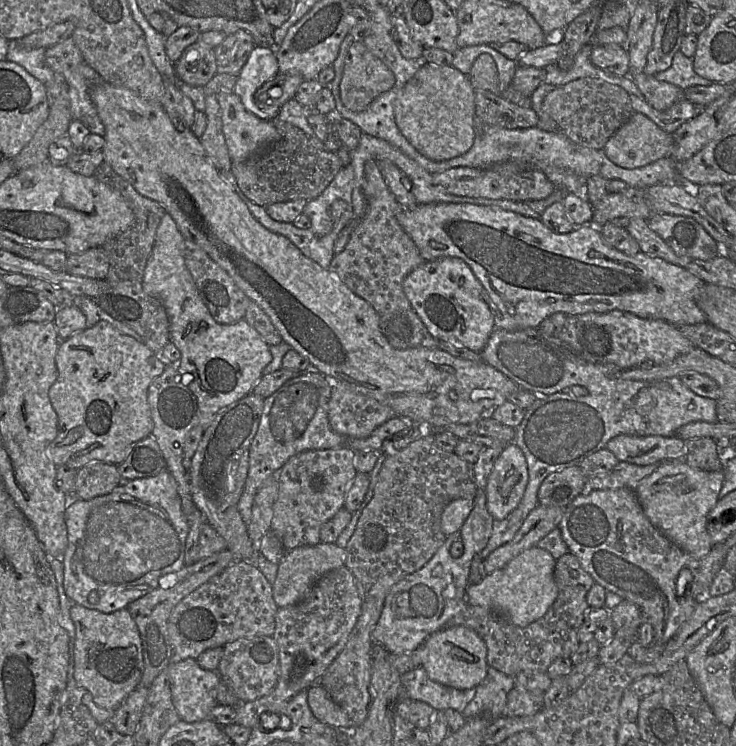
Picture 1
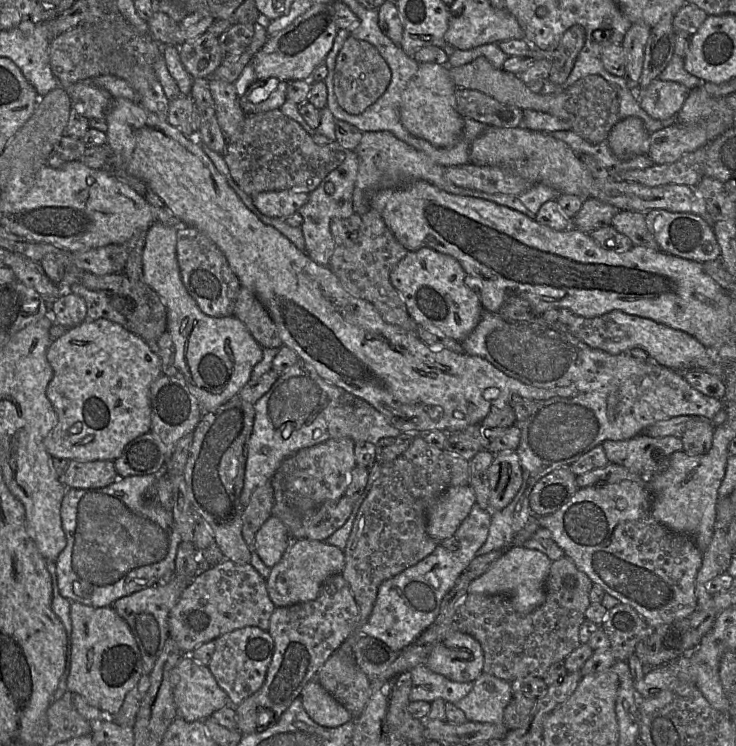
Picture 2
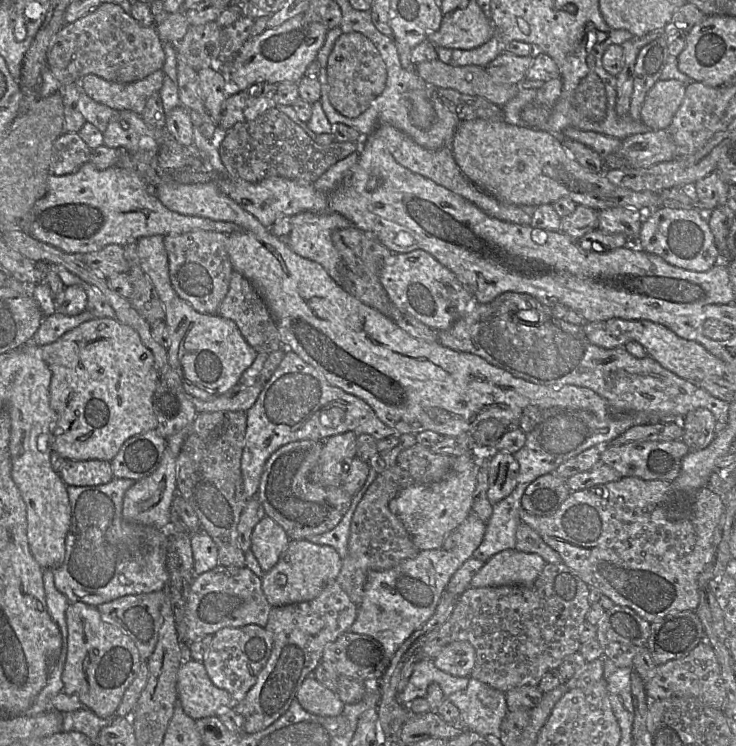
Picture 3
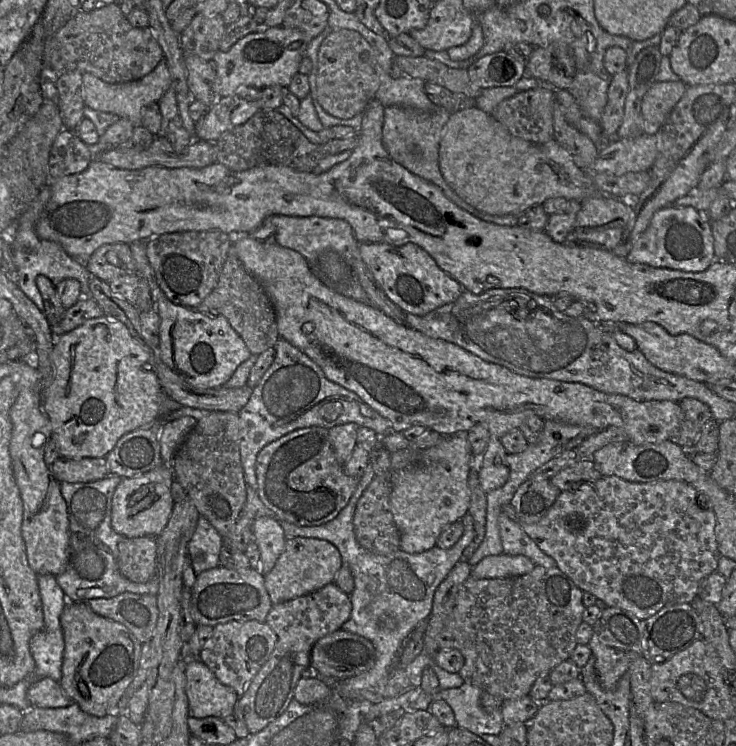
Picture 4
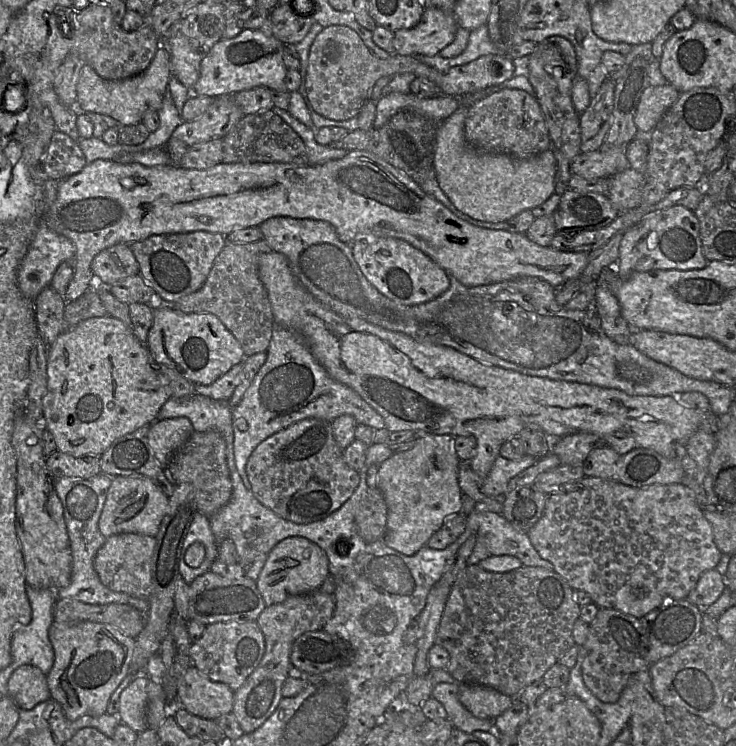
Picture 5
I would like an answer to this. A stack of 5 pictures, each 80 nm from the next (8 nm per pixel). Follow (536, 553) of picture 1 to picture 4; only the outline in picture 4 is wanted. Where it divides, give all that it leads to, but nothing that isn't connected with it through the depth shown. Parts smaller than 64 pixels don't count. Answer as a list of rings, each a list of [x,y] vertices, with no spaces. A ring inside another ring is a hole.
[[[504,553],[487,556],[472,568],[470,576],[474,579],[496,579],[522,576],[531,572],[535,564],[523,555]]]

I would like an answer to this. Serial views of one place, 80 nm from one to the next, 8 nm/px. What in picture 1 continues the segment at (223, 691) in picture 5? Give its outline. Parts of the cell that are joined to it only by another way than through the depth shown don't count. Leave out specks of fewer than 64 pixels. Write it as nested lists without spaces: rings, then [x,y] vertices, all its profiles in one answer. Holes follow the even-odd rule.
[[[193,658],[170,664],[168,671],[172,700],[180,720],[194,723],[209,718],[212,709],[219,704],[217,671],[202,668]]]

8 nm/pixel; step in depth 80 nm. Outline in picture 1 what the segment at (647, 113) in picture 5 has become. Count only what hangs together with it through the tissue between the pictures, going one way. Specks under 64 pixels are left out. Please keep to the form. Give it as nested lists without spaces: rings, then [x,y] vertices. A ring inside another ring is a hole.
[[[645,72],[631,76],[646,102],[654,109],[664,111],[683,98],[683,90],[674,84],[659,81]]]

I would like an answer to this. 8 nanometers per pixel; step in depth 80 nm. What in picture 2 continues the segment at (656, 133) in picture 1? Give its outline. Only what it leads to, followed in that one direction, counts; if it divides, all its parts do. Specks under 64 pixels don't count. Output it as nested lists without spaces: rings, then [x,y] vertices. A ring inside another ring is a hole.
[[[630,116],[620,120],[612,128],[607,143],[619,159],[647,155],[650,147],[650,133],[642,119]]]

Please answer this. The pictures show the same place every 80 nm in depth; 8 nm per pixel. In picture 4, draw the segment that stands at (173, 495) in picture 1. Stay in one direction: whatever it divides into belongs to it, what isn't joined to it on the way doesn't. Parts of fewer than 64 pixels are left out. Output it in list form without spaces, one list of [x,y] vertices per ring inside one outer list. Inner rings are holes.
[[[109,474],[103,479],[87,483],[61,482],[61,494],[69,516],[68,562],[56,582],[68,602],[88,602],[93,599],[111,599],[122,594],[156,595],[158,580],[136,583],[124,577],[118,567],[118,545],[125,538],[111,526],[112,497],[122,477]]]

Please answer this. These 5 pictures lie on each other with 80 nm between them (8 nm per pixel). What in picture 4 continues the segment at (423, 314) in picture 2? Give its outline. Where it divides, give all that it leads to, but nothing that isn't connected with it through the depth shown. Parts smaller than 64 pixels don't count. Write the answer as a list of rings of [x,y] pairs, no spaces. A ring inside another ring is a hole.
[[[363,242],[358,249],[376,284],[405,313],[423,316],[454,302],[466,290],[443,271],[425,250],[413,243],[393,246]]]

